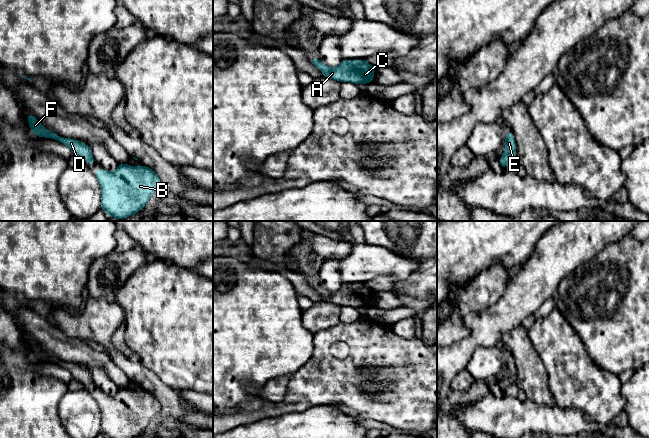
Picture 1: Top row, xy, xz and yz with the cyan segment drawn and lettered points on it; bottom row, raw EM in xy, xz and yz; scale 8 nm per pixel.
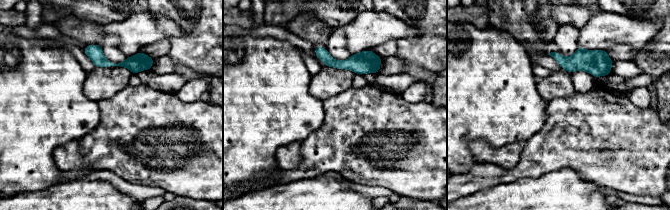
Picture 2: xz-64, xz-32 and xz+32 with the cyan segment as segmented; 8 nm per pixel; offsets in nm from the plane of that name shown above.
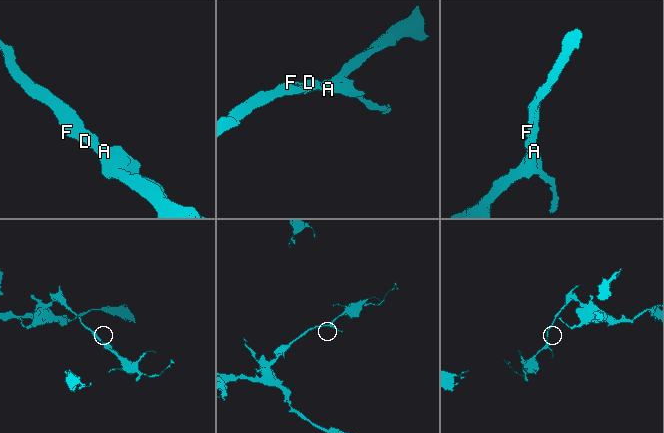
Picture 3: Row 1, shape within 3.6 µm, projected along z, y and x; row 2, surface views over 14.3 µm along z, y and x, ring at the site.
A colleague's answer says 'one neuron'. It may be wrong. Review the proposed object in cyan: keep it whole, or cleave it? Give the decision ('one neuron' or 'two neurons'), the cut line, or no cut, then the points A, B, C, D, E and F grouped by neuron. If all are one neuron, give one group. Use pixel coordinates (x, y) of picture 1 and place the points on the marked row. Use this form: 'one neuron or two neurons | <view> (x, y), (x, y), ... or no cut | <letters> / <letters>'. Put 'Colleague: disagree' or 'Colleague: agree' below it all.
one neuron | no cut | A B C D E F
Colleague: agree

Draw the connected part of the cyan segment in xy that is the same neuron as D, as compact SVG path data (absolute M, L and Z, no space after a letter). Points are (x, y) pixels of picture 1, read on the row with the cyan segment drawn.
M26 114L31 130L36 136L53 138L64 145L68 146L74 155L81 158L82 160L86 160L88 164L92 165L96 162L93 159L91 148L75 139L62 138L59 135L47 130L44 126L36 120L36 118L31 114Z

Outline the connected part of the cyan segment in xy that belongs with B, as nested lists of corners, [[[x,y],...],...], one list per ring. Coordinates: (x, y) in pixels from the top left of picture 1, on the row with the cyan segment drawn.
[[[122,163],[114,172],[99,168],[95,176],[101,187],[101,209],[118,219],[138,213],[161,185],[158,175],[144,165]]]

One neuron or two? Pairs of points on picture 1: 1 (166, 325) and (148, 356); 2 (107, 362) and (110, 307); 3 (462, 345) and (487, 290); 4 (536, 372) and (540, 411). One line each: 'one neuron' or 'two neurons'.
1: one neuron
2: two neurons
3: two neurons
4: two neurons

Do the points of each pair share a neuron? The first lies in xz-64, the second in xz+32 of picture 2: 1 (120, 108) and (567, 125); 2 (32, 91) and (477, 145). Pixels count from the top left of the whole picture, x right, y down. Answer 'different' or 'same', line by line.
1: same
2: different

